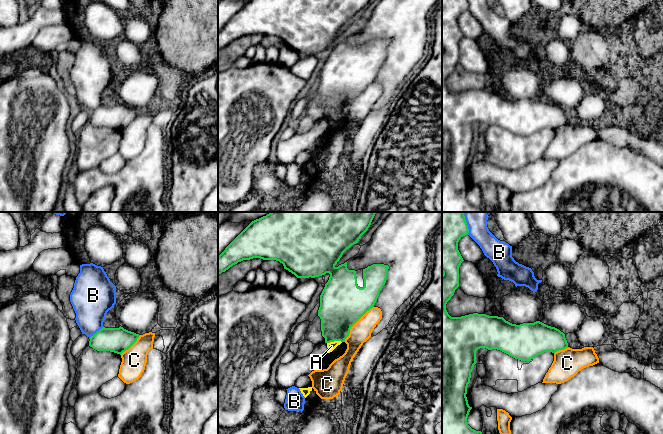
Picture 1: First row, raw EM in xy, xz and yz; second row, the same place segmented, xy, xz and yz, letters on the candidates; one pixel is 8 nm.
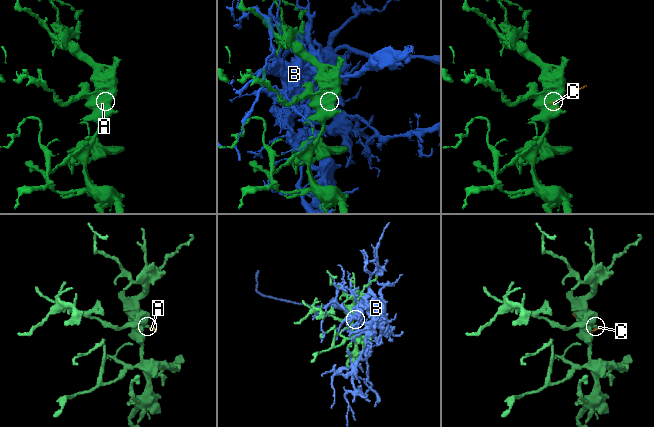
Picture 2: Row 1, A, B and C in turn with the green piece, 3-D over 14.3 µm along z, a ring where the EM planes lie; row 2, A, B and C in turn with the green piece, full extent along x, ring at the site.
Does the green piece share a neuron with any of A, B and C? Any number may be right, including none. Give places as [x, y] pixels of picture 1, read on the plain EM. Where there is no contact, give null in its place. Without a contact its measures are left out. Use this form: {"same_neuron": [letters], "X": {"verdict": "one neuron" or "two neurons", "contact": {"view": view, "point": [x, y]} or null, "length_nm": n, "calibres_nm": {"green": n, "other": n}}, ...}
{"same_neuron": [], "A": {"verdict": "two neurons", "contact": {"view": "xz", "point": [334, 116]}, "length_nm": 120, "calibres_nm": {"green": 320, "other": 70}}, "B": {"verdict": "two neurons", "contact": {"view": "xy", "point": [97, 107]}, "length_nm": 160, "calibres_nm": {"green": 200, "other": 320}}, "C": {"verdict": "two neurons", "contact": {"view": "xz", "point": [355, 98]}, "length_nm": 380, "calibres_nm": {"green": 360, "other": 170}}}

